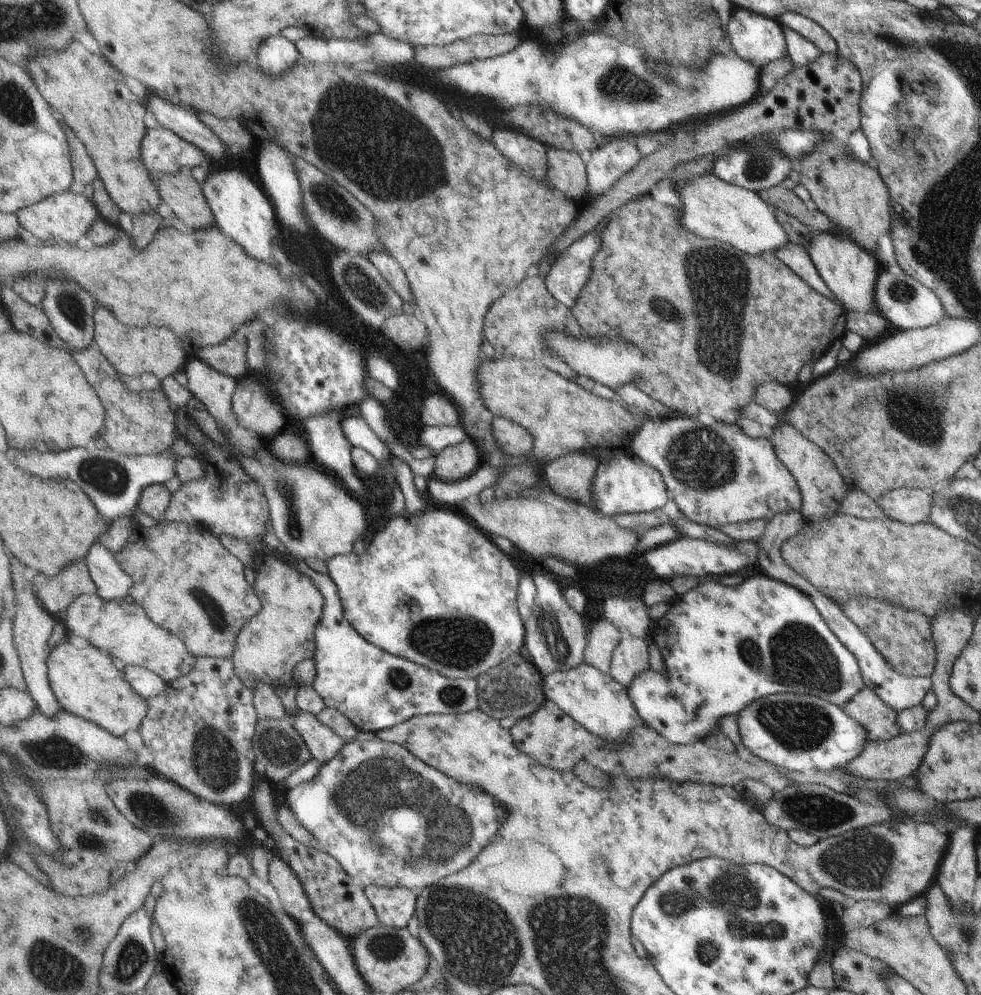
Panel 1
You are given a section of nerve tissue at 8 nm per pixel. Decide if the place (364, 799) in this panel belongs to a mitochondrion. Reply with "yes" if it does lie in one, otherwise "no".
yes

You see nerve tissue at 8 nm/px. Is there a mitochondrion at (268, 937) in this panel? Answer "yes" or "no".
yes

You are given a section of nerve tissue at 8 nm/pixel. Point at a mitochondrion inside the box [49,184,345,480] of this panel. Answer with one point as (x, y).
(70, 301)

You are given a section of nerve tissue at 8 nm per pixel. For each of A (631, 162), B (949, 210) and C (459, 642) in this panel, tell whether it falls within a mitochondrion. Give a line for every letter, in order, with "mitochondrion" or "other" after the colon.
A: other
B: mitochondrion
C: mitochondrion

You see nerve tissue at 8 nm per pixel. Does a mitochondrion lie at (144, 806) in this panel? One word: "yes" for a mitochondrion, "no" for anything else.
yes

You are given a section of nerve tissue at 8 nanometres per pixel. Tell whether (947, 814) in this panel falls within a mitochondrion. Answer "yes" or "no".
no

